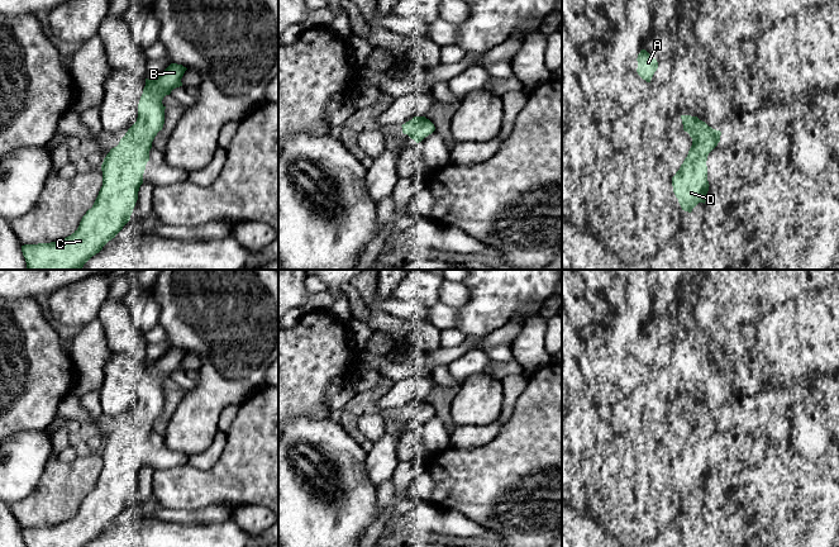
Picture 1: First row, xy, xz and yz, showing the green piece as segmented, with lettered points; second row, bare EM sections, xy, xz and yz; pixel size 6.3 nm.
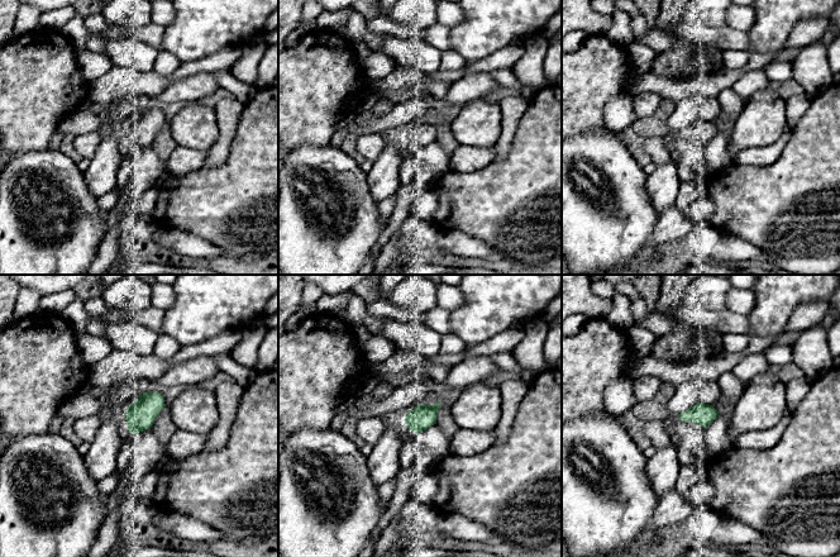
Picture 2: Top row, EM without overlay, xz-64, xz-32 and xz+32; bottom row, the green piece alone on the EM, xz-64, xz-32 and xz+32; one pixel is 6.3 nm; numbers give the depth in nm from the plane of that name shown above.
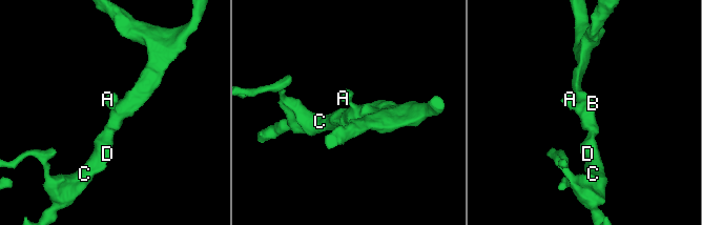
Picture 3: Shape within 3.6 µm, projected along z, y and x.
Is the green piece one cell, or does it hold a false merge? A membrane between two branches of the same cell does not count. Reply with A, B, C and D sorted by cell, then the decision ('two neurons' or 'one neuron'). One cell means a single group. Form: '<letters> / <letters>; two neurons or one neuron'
A B C D; one neuron

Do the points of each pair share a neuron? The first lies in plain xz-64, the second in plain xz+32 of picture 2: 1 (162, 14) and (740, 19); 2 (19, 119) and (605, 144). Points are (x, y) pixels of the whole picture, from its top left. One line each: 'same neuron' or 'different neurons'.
1: same neuron
2: different neurons

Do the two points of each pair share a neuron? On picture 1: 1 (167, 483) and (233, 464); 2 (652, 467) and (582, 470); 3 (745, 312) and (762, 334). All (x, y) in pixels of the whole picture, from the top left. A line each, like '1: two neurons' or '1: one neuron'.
1: one neuron
2: one neuron
3: two neurons

